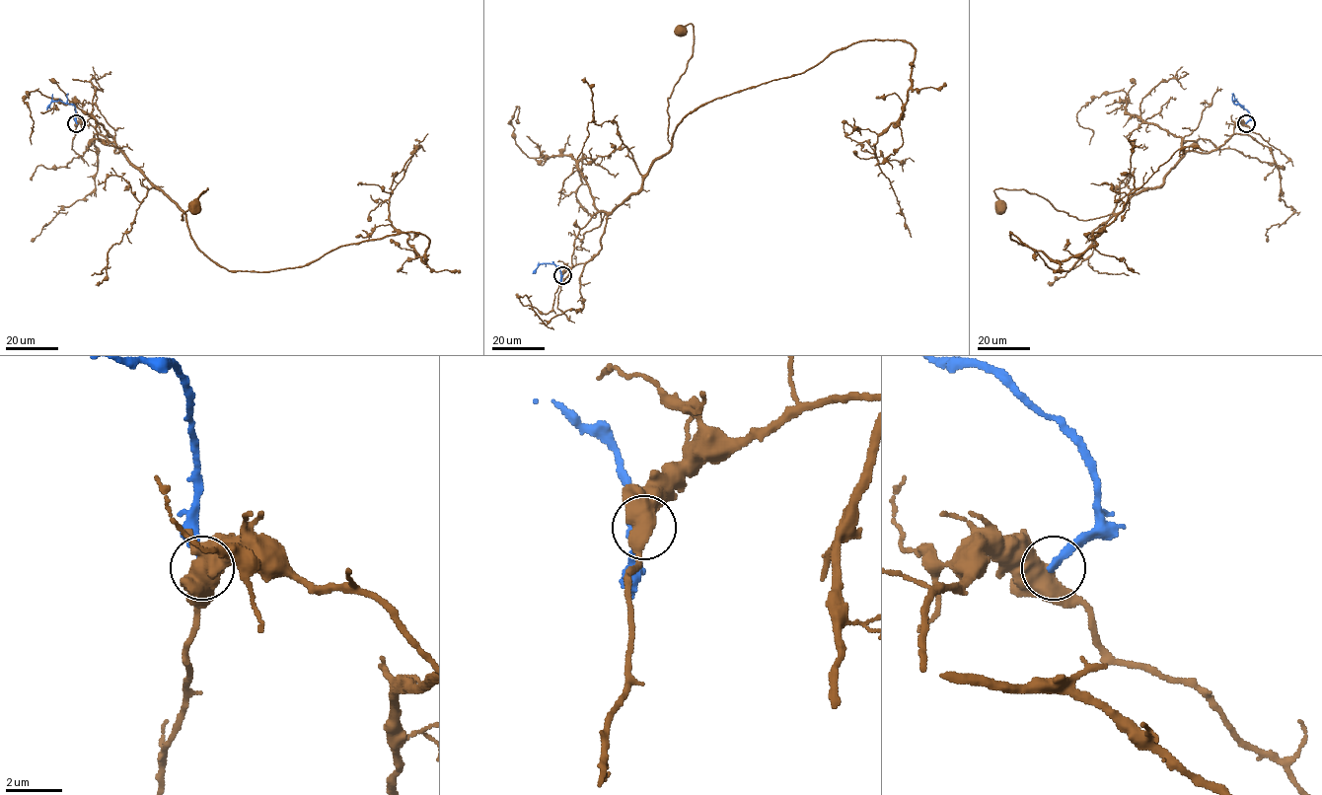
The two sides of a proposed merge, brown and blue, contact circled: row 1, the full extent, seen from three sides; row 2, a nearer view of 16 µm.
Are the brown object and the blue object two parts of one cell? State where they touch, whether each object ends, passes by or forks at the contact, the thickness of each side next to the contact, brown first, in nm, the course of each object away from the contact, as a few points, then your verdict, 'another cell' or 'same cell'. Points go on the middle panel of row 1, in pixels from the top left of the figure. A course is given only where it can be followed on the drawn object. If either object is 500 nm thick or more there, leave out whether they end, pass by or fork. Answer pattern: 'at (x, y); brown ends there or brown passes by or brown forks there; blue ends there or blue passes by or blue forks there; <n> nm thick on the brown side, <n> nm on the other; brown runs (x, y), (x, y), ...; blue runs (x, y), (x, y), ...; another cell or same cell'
at (562, 275); 500 nm thick on the brown side, 320 nm on the other; brown runs (561, 275), (598, 252), (606, 217), (670, 148), (668, 100), (693, 52), (693, 26), (681, 30); blue runs (561, 275), (561, 279), (560, 270), (553, 264), (546, 263), (541, 263), (532, 273); another cell

